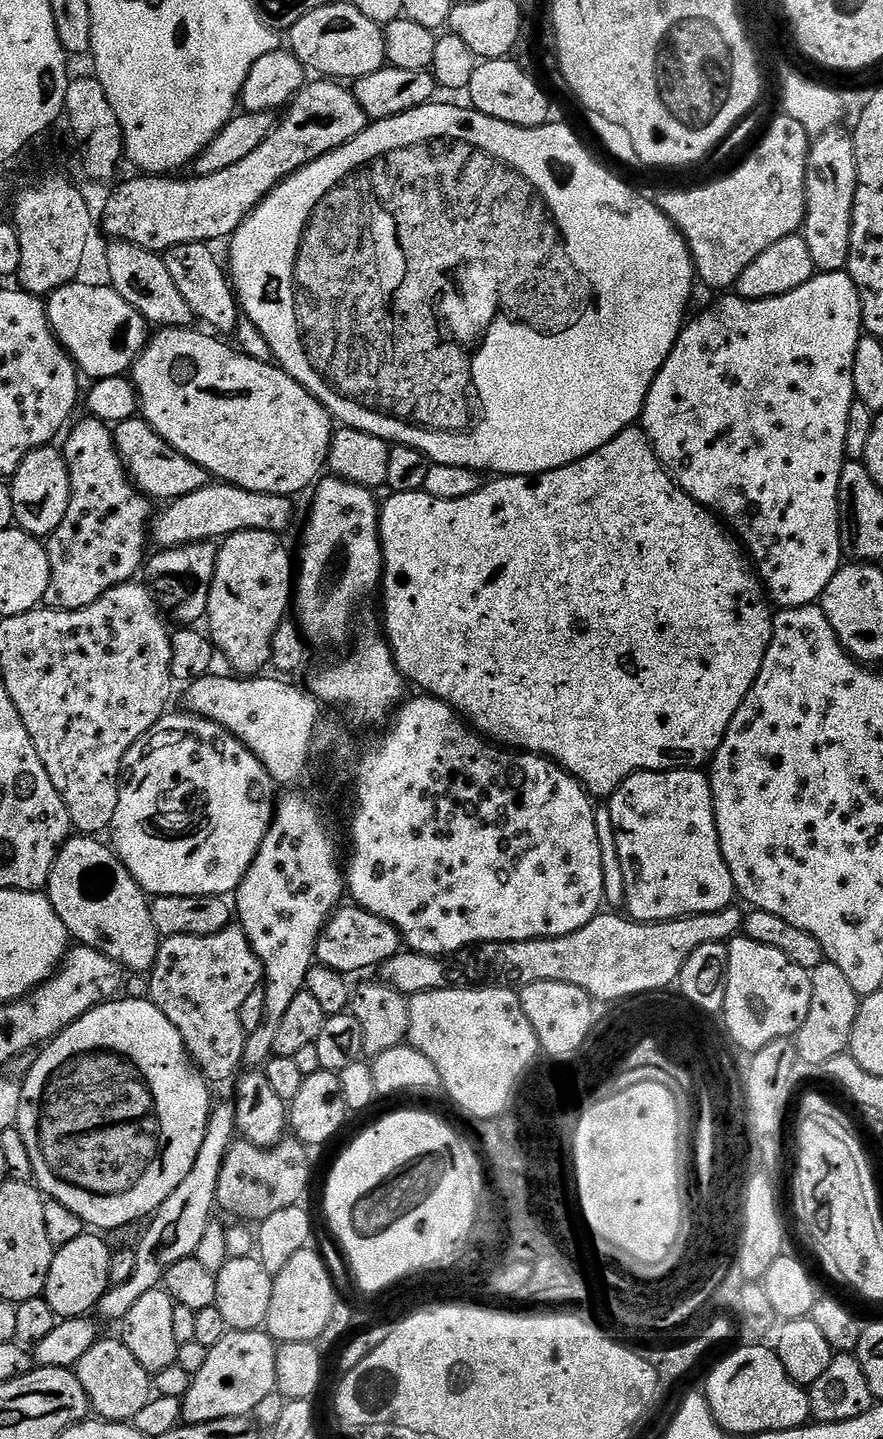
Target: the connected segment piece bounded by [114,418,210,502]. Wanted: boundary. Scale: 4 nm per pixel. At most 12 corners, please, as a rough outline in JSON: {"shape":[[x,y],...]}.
{"shape":[[143,418],[115,425],[129,480],[171,502],[209,484],[208,472]]}

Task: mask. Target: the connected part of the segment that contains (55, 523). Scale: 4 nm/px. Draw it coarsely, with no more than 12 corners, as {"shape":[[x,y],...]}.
{"shape":[[59,447],[36,448],[10,477],[15,523],[47,538],[66,518]]}

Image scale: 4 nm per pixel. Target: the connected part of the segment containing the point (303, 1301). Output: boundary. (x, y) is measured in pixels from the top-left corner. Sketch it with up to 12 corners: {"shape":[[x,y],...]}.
{"shape":[[309,1246],[275,1273],[264,1328],[277,1345],[316,1341],[338,1303]]}

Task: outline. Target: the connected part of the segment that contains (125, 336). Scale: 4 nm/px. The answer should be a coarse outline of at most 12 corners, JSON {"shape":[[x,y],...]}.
{"shape":[[110,286],[46,303],[89,381],[131,373],[148,321]]}

